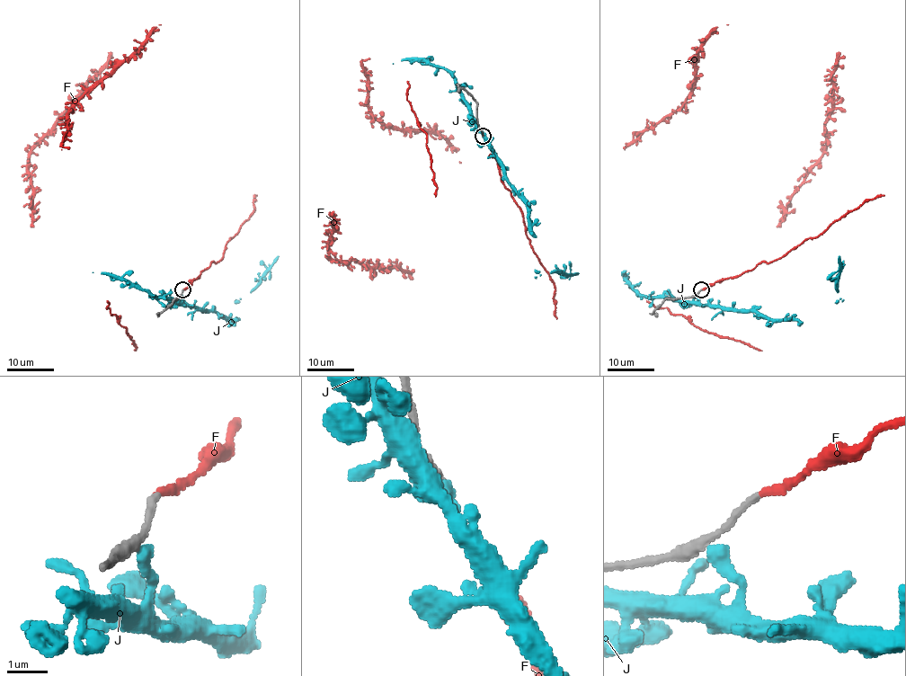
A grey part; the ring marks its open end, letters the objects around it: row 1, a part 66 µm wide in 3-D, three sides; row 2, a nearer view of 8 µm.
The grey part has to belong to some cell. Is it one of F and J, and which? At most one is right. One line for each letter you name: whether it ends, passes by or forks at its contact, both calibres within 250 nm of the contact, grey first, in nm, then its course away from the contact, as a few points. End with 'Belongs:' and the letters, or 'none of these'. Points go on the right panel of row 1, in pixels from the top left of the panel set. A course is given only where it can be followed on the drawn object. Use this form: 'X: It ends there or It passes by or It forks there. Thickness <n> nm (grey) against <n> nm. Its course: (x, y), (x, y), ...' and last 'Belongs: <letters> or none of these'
F: It ends there. Thickness 170 nm (grey) against 160 nm
Belongs: F

